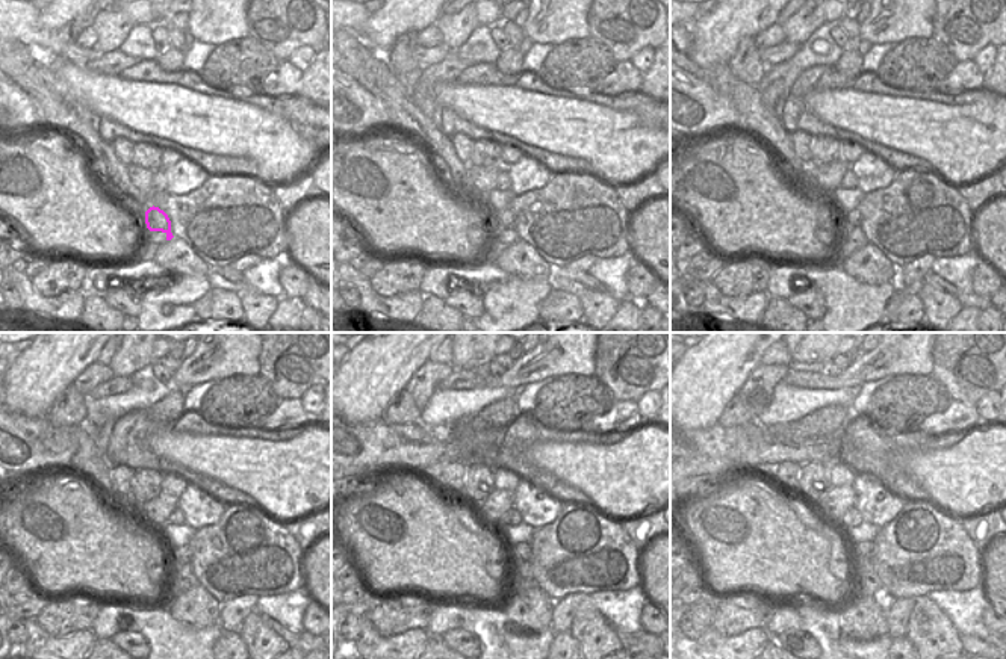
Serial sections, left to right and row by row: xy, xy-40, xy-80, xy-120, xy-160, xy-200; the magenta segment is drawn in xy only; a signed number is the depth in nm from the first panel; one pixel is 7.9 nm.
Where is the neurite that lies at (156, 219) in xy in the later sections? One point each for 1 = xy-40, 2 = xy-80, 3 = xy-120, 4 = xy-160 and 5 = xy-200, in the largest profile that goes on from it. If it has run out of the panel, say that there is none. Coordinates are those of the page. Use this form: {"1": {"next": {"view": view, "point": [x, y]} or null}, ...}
{"1": {"next": {"view": "xy-40", "point": [502, 221]}}, "2": {"next": {"view": "xy-80", "point": [849, 238]}}, "3": {"next": {"view": "xy-120", "point": [179, 579]}}, "4": {"next": {"view": "xy-160", "point": [522, 579]}}, "5": {"next": {"view": "xy-200", "point": [866, 581]}}}

